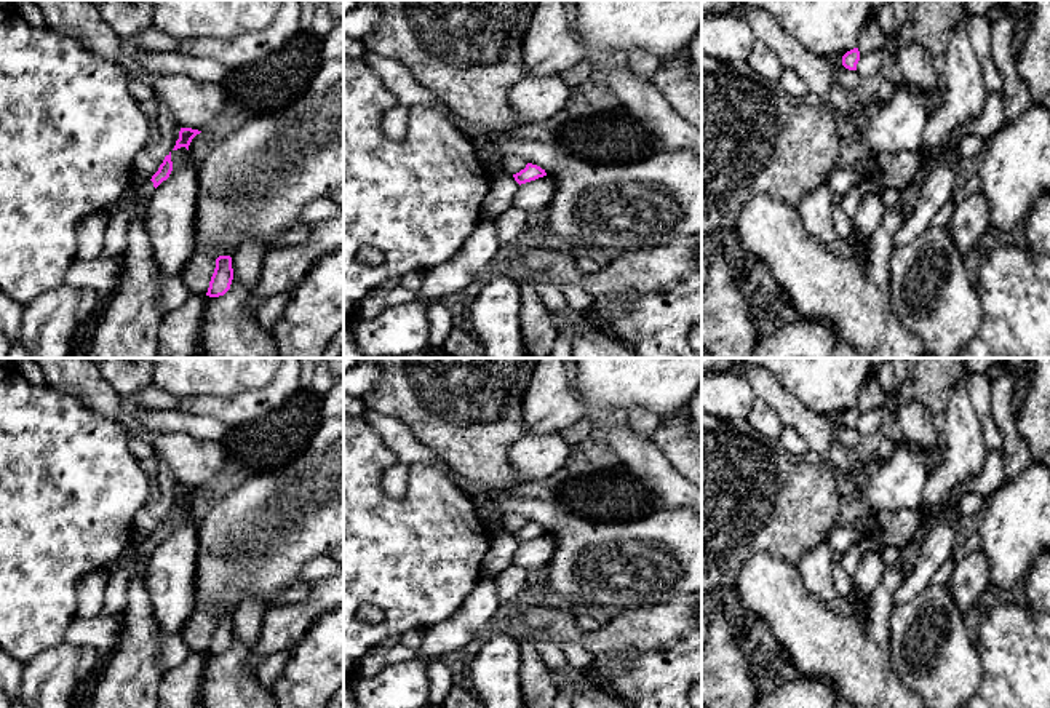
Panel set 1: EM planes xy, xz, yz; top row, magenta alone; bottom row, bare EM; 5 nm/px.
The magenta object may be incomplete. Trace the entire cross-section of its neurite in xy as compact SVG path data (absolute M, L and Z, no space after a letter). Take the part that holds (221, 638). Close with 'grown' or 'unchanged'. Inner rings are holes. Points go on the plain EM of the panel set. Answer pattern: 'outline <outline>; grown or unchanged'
outline M219 614L216 617L216 626L211 634L206 654L209 655L224 654L230 647L232 638L233 638L232 615Z; unchanged

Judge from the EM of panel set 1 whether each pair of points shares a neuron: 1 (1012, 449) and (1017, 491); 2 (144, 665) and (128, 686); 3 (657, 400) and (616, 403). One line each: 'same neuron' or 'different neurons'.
1: different neurons
2: same neuron
3: same neuron

